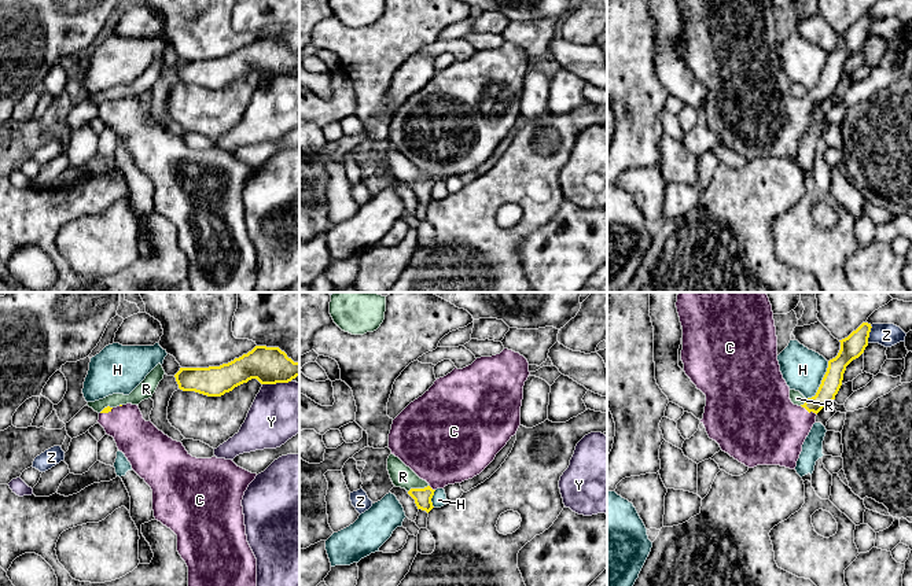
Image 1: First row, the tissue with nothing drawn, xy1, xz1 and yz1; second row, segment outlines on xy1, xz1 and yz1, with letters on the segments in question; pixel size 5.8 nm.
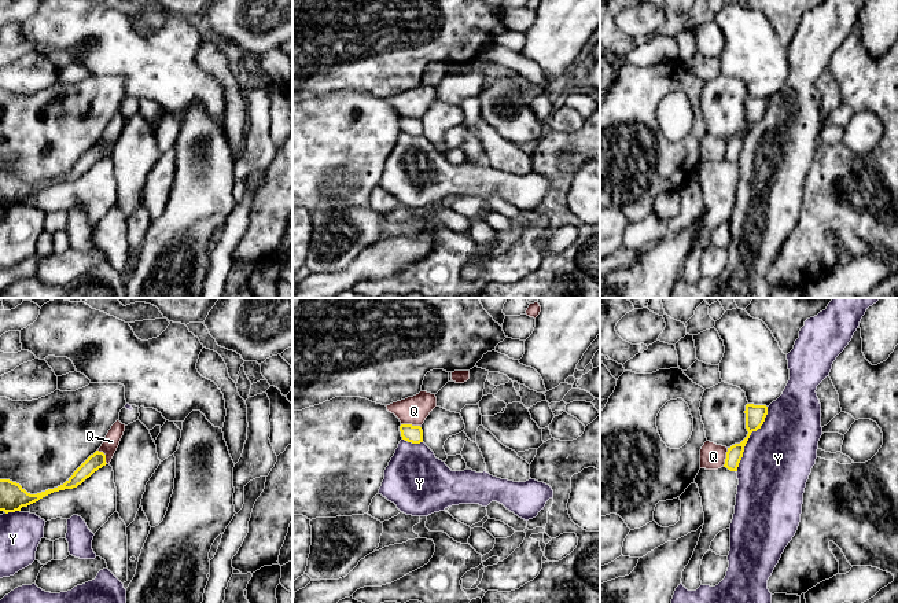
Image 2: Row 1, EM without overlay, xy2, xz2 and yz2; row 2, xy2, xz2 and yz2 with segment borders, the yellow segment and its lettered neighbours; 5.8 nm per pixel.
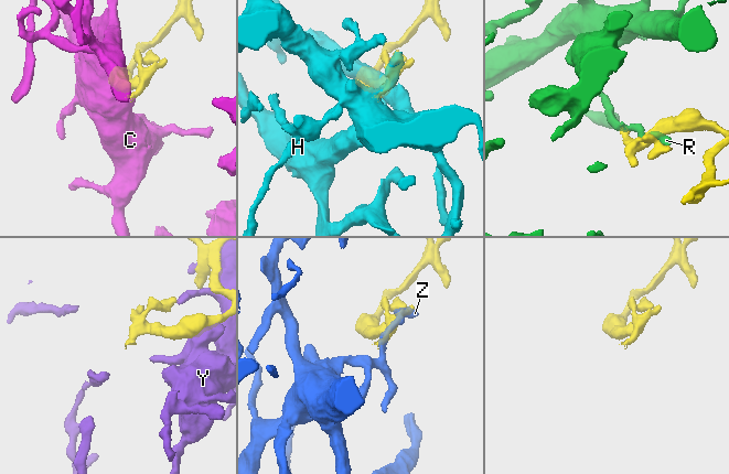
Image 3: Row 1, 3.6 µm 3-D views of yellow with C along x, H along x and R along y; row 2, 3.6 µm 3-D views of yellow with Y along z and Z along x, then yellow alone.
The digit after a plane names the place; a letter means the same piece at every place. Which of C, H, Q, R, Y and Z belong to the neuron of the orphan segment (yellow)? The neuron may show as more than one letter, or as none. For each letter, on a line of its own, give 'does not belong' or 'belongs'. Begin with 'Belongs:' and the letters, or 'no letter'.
Belongs: C
C: belongs
H: does not belong
Q: does not belong
R: does not belong
Y: does not belong
Z: does not belong

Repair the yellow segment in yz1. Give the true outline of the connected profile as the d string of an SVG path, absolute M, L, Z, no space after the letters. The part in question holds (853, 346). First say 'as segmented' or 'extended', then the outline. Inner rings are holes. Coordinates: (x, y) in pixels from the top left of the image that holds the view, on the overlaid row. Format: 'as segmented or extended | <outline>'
extended | M680 292L676 307L683 327L684 372L706 395L700 423L709 438L749 468L780 465L795 469L817 413L835 399L846 366L868 346L871 324L863 323L839 340L841 350L828 361L816 395L798 406L791 402L790 387L780 372L776 327L766 292Z

